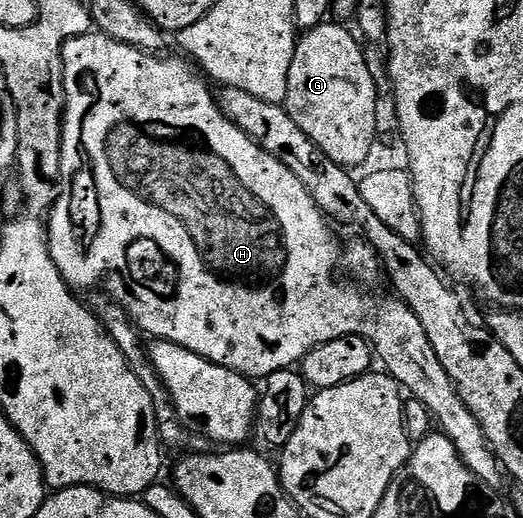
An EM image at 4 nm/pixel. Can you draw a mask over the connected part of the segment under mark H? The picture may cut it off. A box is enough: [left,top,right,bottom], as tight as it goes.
[46,32,502,488]

